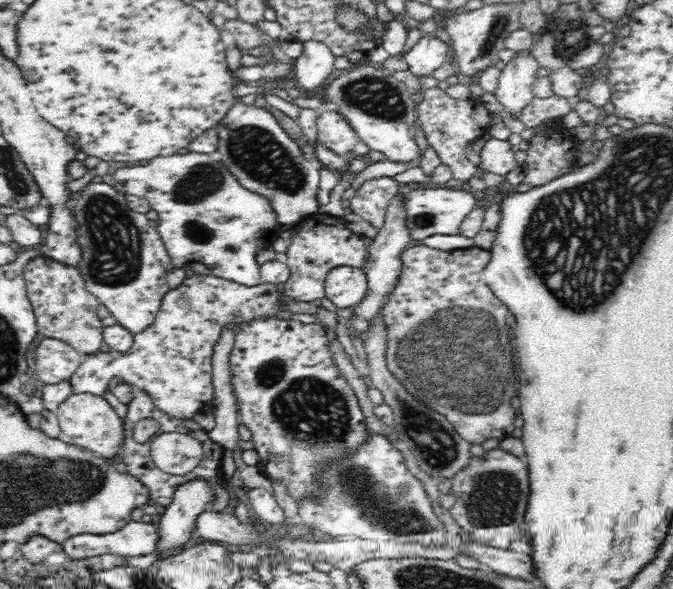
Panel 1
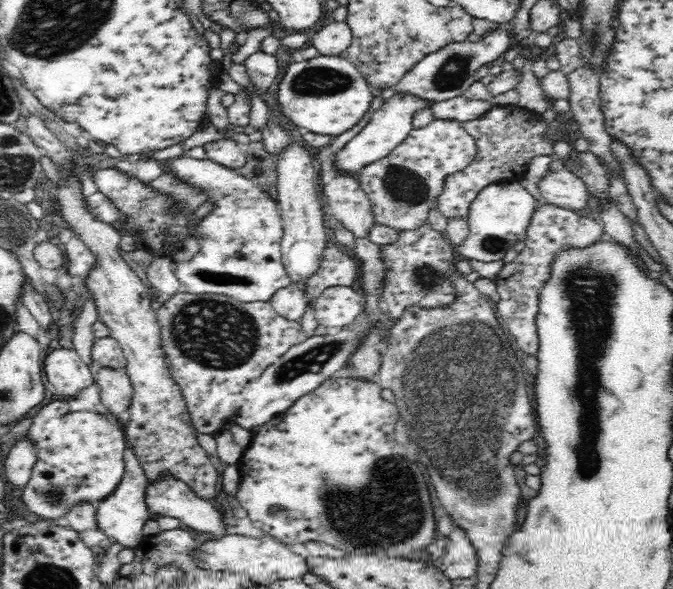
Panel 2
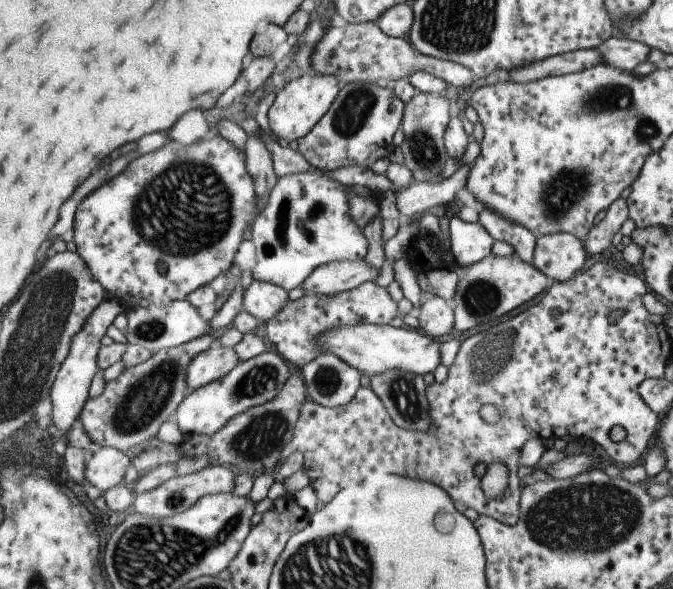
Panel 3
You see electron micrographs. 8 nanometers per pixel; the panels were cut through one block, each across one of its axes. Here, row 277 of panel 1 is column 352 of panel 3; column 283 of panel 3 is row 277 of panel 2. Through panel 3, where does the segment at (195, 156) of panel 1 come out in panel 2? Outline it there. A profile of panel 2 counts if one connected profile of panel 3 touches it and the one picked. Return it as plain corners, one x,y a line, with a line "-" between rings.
184,154
160,161
159,166
164,175
170,175
197,190
203,190
206,193
206,203
212,205
212,210
199,222
198,252
189,260
173,260
172,271
183,290
192,294
220,294
240,302
264,301
268,303
276,290
291,283
281,257
283,222
279,212
279,203
268,192
265,192
262,186
234,168
227,168
209,159
190,158

